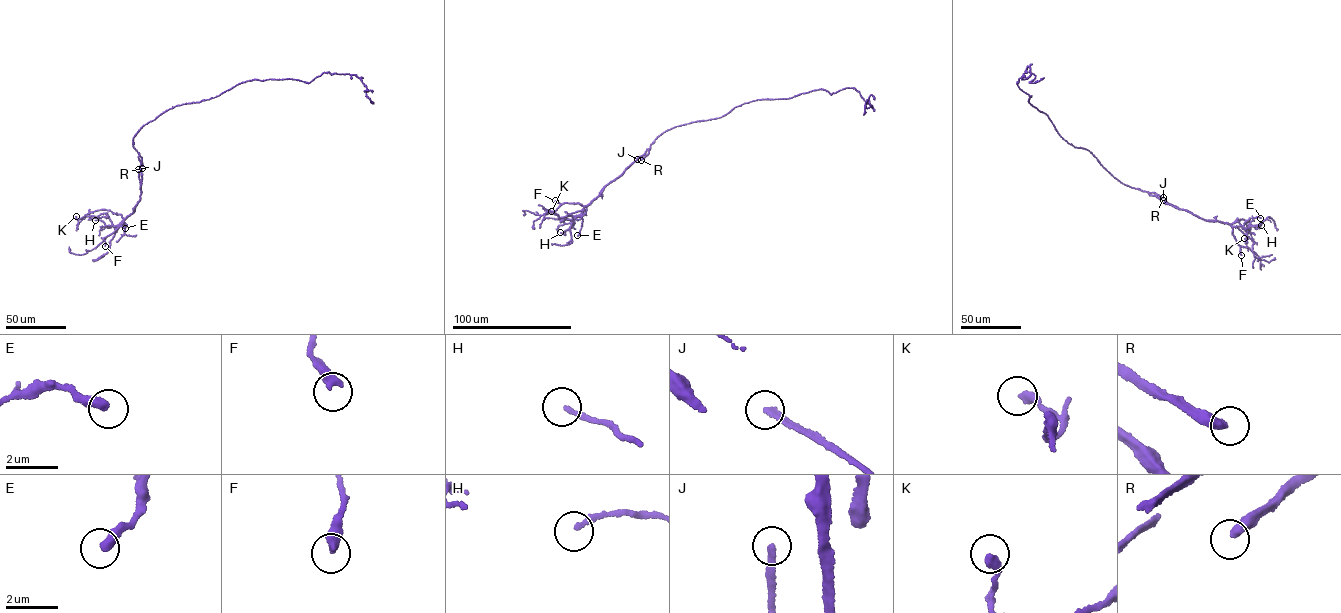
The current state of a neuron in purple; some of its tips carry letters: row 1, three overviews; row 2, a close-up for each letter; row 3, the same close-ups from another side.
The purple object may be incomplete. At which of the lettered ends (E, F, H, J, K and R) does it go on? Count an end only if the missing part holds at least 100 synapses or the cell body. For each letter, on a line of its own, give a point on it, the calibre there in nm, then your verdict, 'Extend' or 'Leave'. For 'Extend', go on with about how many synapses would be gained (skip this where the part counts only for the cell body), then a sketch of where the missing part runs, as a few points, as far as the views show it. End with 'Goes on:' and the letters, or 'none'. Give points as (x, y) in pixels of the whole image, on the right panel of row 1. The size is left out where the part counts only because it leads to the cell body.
E: Place: (1260, 218). Thickness 360 nm. Leave
F: Place: (1241, 255). Thickness 380 nm. Leave
H: Place: (1261, 225). Thickness 200 nm. Leave
J: Place: (1163, 200). Thickness 240 nm. Extend. Course of what is missing: (1163, 200), (1149, 193), (1123, 190), (1124, 187)
K: Place: (1244, 238). Thickness 320 nm. Leave
R: Place: (1163, 197). Thickness 440 nm. Extend. Roughly 250 synapses. Course of what is missing: (1163, 197), (1184, 207), (1215, 234), (1229, 238), (1227, 247)
Goes on: J, R

